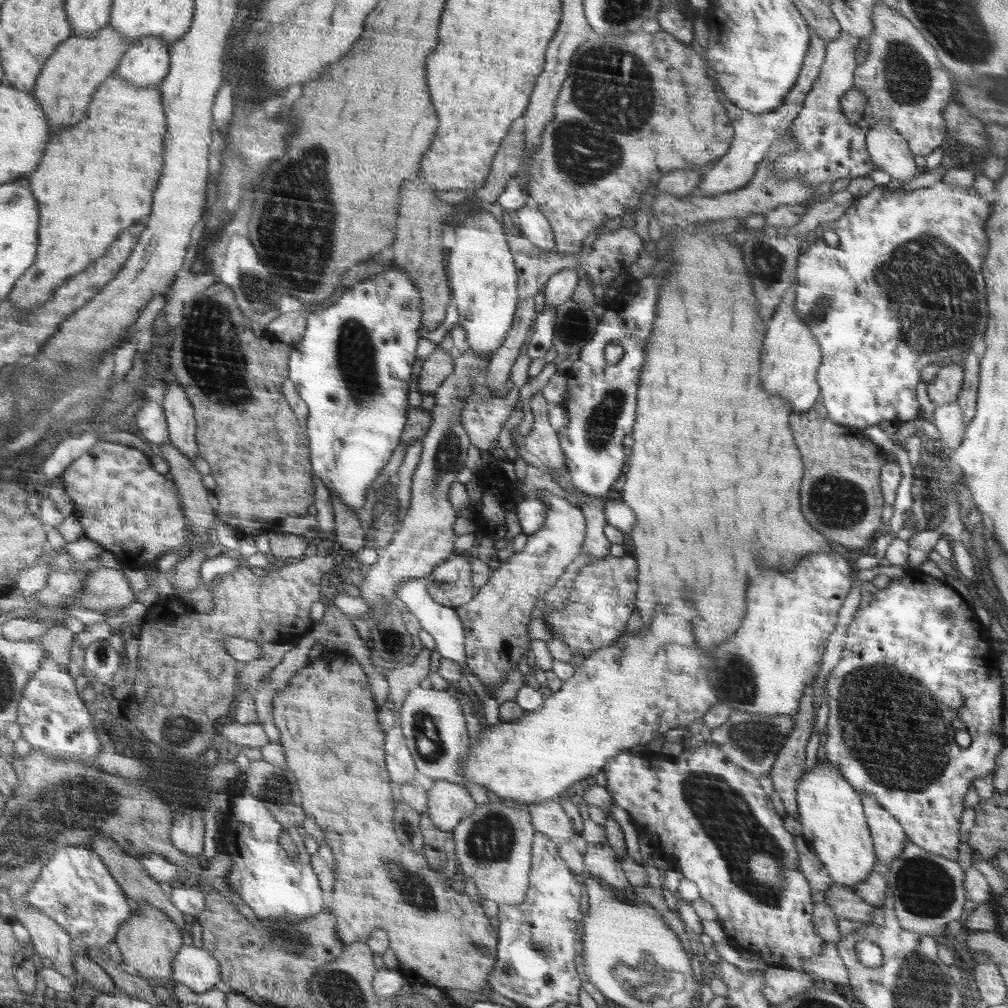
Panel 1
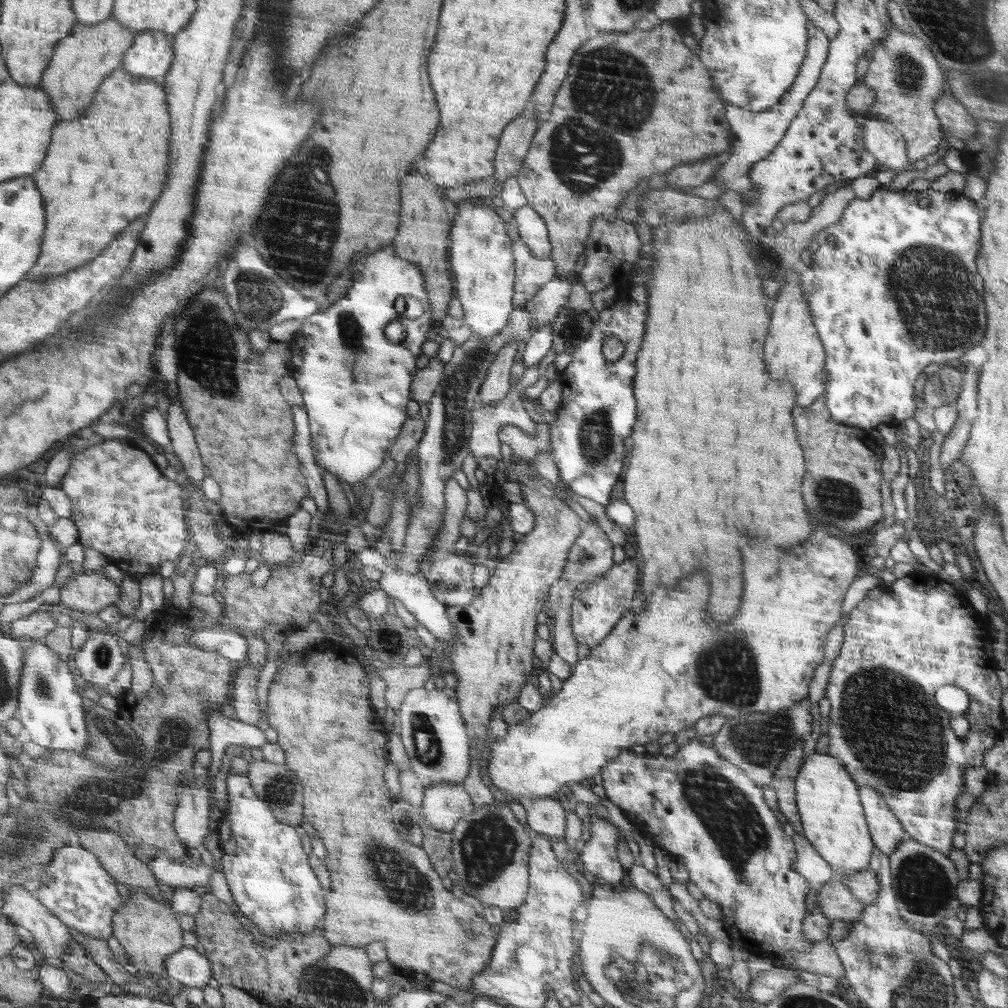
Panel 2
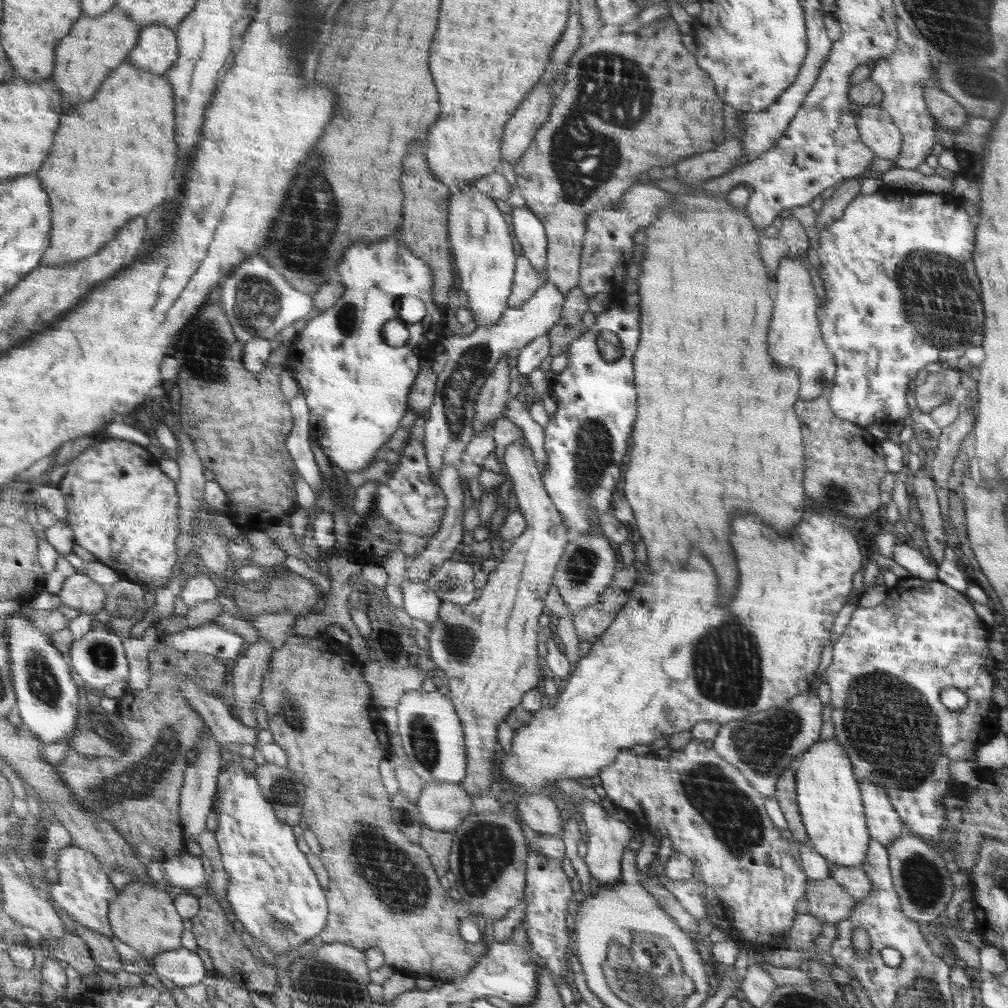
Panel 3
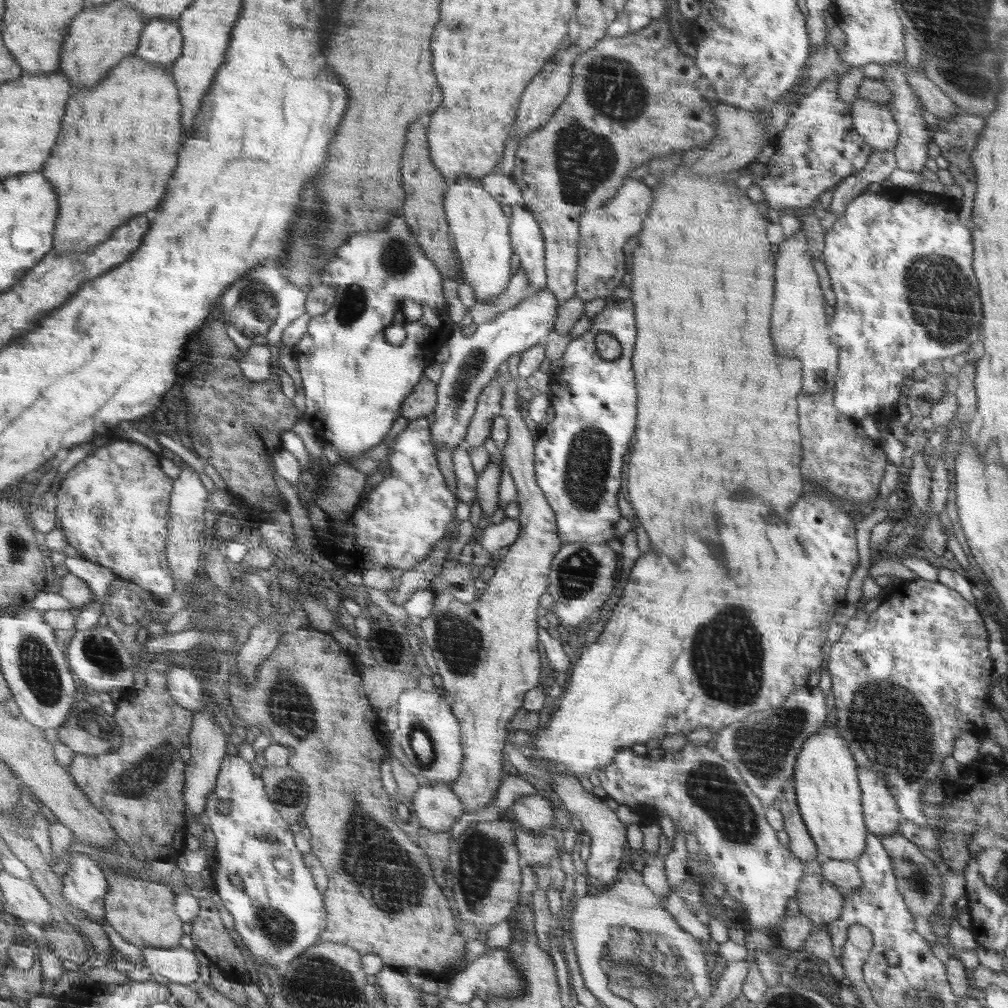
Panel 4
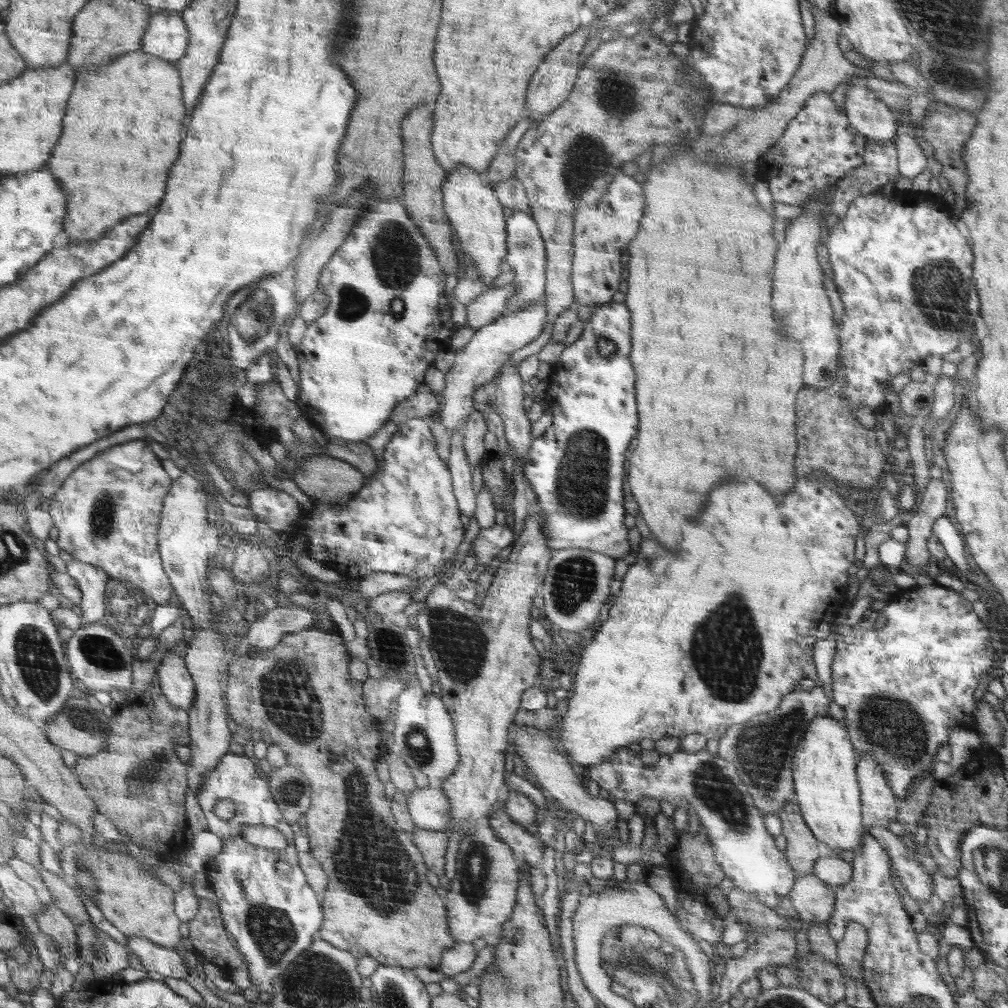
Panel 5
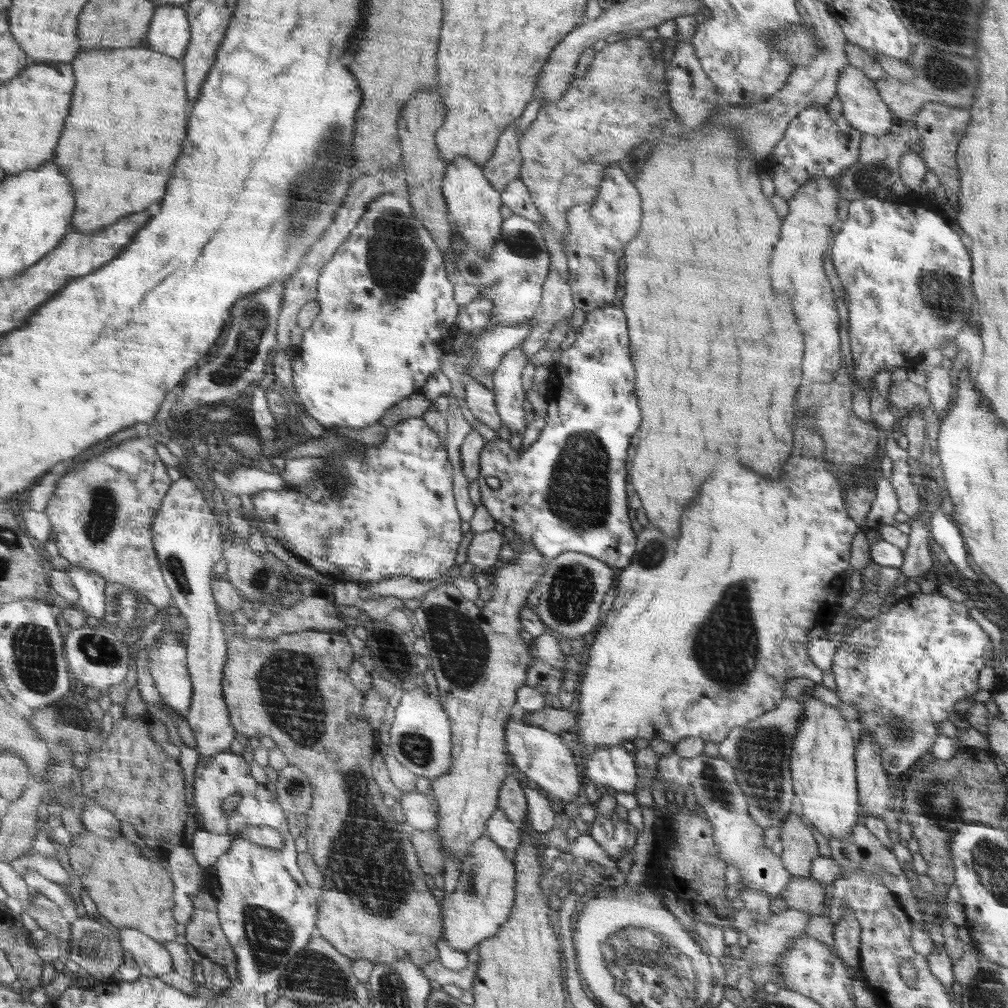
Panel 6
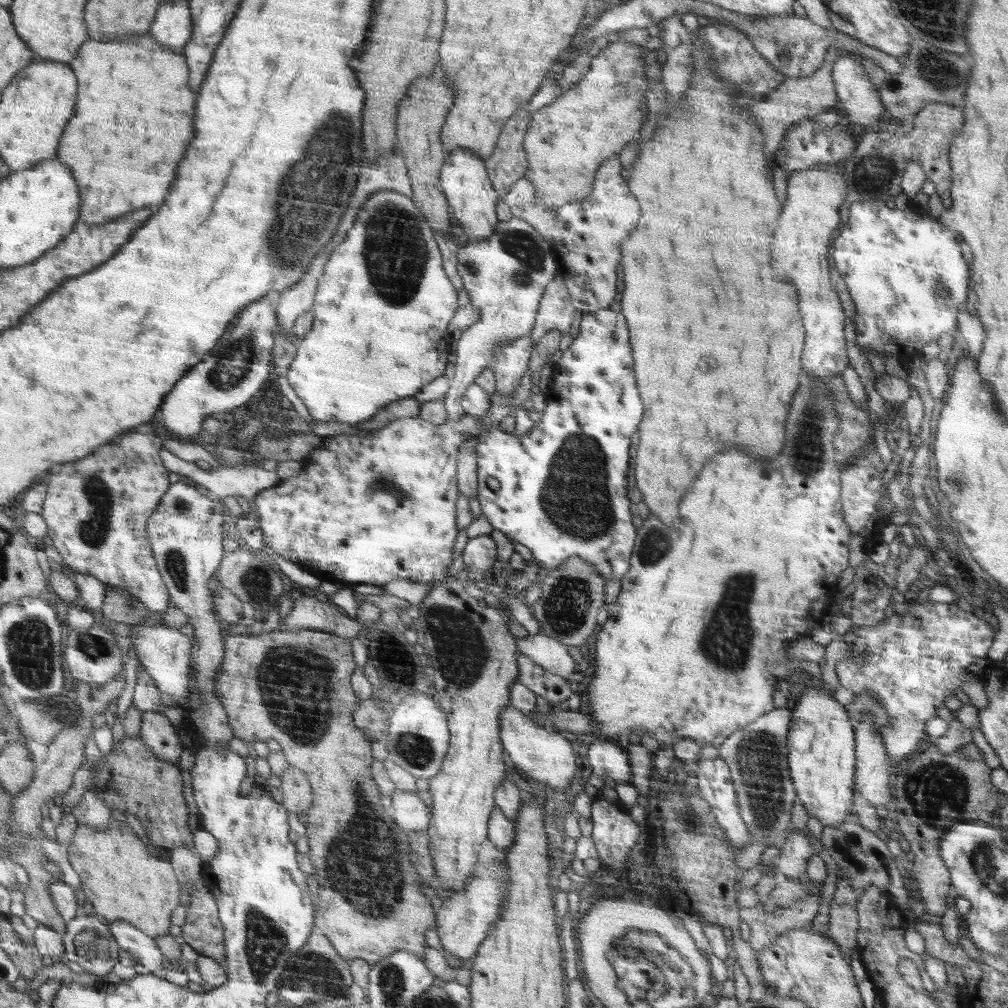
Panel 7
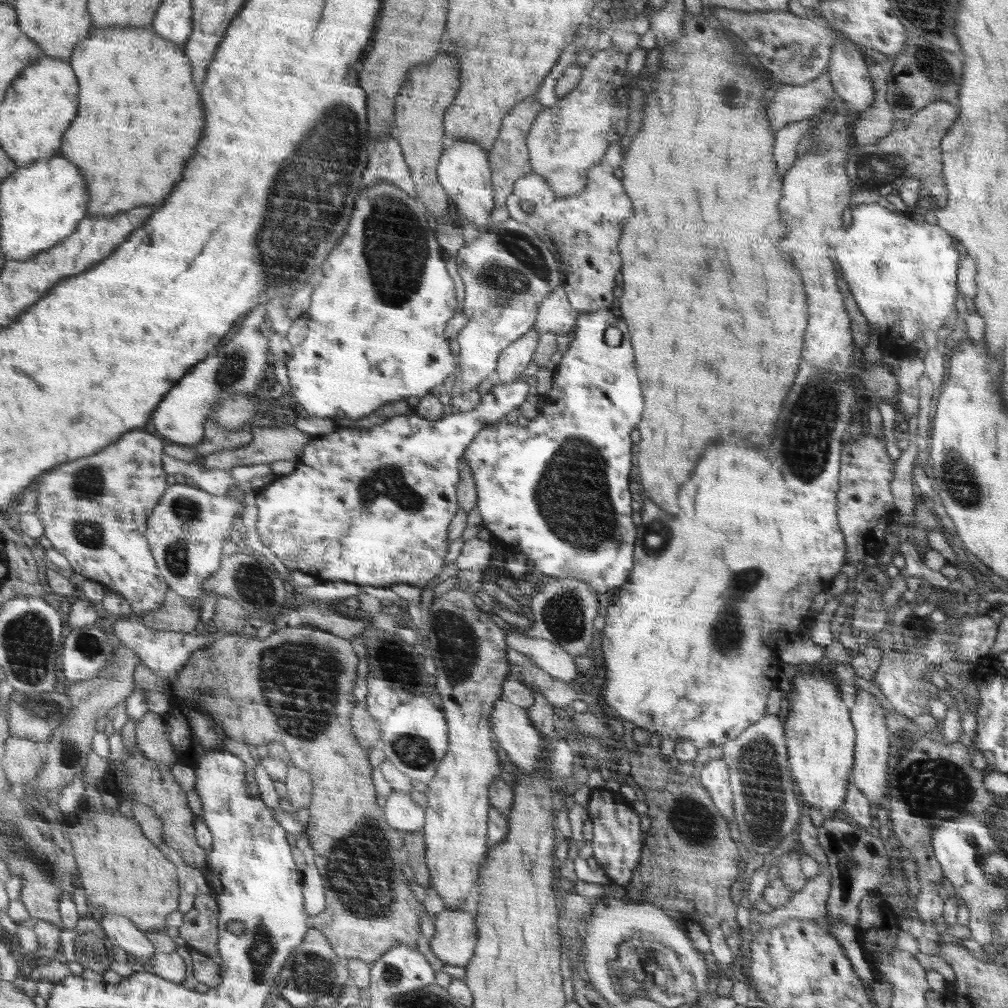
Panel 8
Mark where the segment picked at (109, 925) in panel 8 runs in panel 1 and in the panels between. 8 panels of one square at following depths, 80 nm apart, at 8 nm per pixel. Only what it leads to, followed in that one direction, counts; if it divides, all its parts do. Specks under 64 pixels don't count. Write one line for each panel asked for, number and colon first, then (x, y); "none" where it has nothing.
1: (197, 968)
2: (192, 969)
3: (184, 968)
4: (179, 964)
5: (168, 962)
6: (151, 954)
7: (144, 948)

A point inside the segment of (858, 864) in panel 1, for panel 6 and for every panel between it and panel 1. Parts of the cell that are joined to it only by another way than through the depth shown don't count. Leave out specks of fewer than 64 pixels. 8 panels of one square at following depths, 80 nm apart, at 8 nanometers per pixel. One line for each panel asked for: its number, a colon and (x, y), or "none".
2: (826, 795)
3: (829, 802)
4: (828, 796)
5: (824, 770)
6: (823, 772)

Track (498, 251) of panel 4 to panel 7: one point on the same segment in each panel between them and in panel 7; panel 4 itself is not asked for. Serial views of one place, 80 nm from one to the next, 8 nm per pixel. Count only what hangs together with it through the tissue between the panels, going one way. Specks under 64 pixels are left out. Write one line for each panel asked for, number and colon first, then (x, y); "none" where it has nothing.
5: (474, 208)
6: (473, 200)
7: (466, 181)

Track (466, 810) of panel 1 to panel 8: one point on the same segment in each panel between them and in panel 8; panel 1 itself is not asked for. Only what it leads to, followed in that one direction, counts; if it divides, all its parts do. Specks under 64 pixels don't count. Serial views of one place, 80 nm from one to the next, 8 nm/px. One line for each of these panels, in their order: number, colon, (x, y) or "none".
2: (444, 804)
3: (442, 806)
4: (436, 806)
5: (429, 808)
6: (420, 810)
7: (407, 810)
8: (402, 813)

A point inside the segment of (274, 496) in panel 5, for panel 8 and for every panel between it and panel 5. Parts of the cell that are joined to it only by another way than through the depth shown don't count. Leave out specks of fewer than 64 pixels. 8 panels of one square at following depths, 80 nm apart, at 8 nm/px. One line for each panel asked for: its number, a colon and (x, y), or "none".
6: (396, 516)
7: (366, 509)
8: (373, 506)

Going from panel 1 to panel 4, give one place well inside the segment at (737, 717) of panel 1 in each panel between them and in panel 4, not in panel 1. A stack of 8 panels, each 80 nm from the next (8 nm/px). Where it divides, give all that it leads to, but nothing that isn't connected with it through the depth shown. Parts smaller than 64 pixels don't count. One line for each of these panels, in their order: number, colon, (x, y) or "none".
2: (757, 742)
3: (763, 745)
4: (764, 747)

